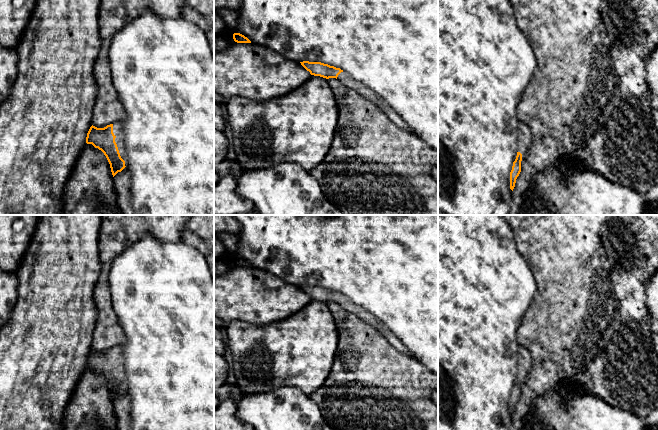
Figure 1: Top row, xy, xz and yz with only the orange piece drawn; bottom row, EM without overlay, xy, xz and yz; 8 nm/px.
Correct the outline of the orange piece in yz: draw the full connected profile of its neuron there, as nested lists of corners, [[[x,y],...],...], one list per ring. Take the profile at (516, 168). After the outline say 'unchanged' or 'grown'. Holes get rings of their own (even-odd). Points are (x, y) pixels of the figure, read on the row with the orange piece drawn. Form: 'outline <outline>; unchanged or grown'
outline [[[519,122],[518,125],[518,152],[515,161],[513,162],[512,170],[510,172],[510,189],[513,191],[516,179],[521,172],[521,161],[525,159],[532,145],[532,133],[528,125]]]; grown

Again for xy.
outline [[[115,122],[104,128],[91,126],[86,137],[86,143],[92,144],[106,156],[113,177],[125,166],[126,152],[124,149],[123,125]]]; grown

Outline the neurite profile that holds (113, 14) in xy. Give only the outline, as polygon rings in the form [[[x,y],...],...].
[[[101,0],[98,15],[100,50],[94,64],[94,78],[98,86],[97,99],[92,114],[92,125],[104,128],[121,122],[125,110],[112,81],[108,59],[115,33],[129,20],[149,10],[162,19],[181,17],[186,0]]]

